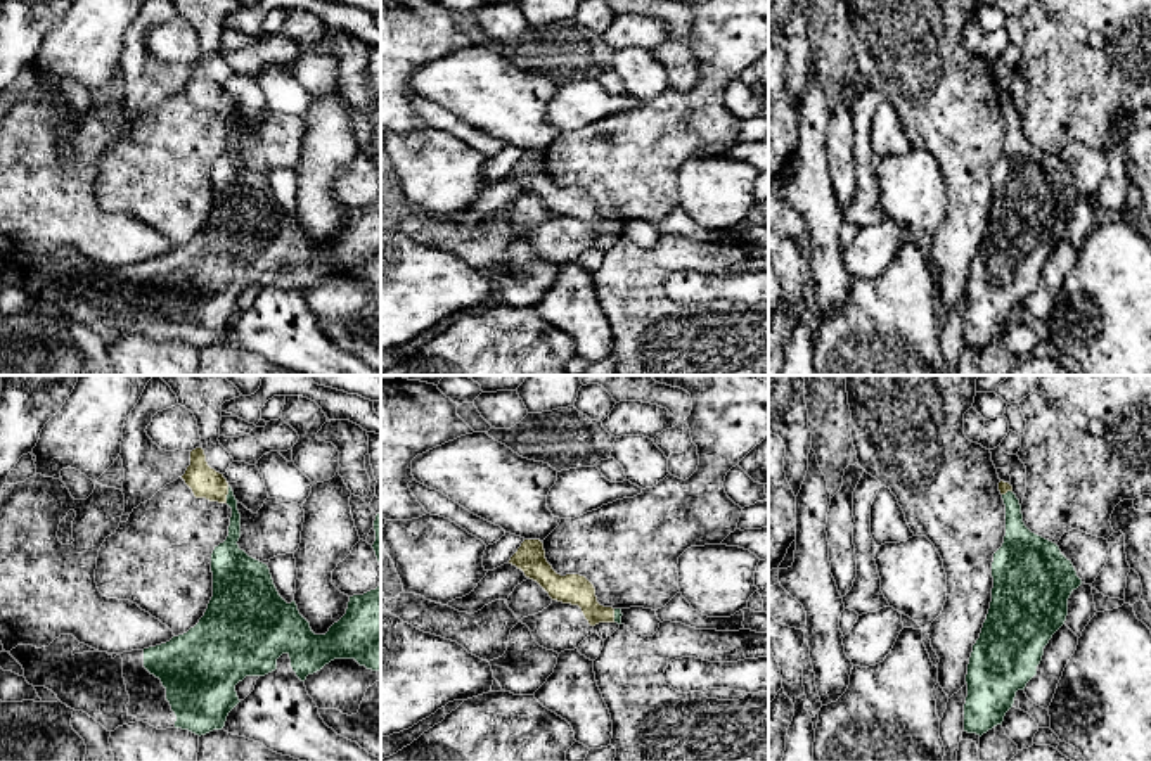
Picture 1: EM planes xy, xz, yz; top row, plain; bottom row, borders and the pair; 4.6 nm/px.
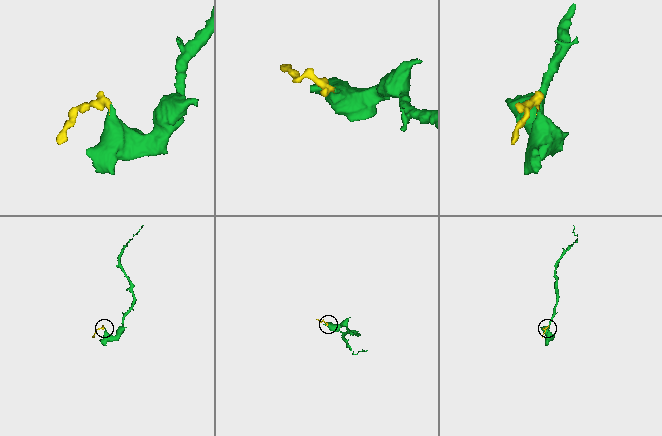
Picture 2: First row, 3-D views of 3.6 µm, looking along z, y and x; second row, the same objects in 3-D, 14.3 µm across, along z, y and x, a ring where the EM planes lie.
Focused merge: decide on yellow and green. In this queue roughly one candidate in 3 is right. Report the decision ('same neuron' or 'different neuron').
same neuron

